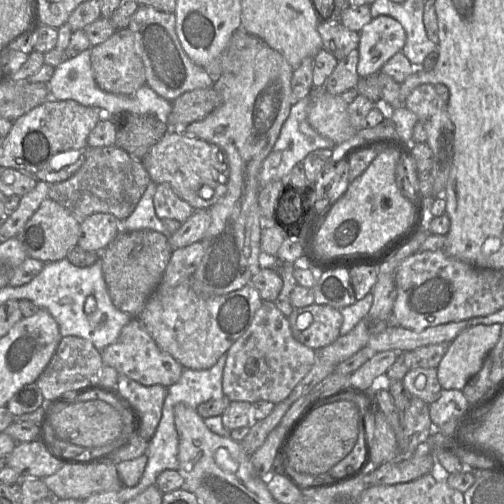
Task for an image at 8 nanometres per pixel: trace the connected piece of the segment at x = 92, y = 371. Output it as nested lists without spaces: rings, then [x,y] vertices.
[[[62,337],[50,362],[36,380],[45,401],[56,396],[85,389],[100,383],[100,372],[103,363],[101,351],[91,341],[77,337]]]

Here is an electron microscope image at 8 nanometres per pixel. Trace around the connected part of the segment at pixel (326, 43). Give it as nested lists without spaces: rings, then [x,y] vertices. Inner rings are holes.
[[[340,21],[319,22],[317,31],[322,39],[323,49],[337,60],[358,49],[360,34],[345,27]]]

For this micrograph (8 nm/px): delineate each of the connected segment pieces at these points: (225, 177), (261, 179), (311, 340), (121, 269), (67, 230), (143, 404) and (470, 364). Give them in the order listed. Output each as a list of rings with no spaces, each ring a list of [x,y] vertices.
[[[169,130],[144,156],[142,163],[151,181],[168,184],[173,191],[195,210],[209,209],[221,200],[227,192],[230,174],[229,161],[226,153],[215,144],[208,143],[195,136],[189,136],[182,130]]]
[[[305,97],[291,106],[289,116],[281,128],[277,141],[262,163],[258,175],[259,190],[271,181],[286,180],[292,168],[297,163],[302,162],[310,152],[318,149],[334,148],[335,143],[333,141],[322,137],[309,124],[307,120],[309,104],[310,98]]]
[[[316,303],[294,308],[288,320],[294,338],[315,351],[333,343],[343,324],[340,310]]]
[[[149,229],[120,231],[100,253],[103,276],[114,306],[131,317],[138,317],[159,287],[171,252],[169,239],[160,232]]]
[[[47,197],[16,237],[28,257],[44,263],[54,262],[66,258],[68,253],[78,245],[80,225],[81,223],[66,208]]]
[[[119,374],[116,387],[119,393],[130,401],[135,410],[137,434],[150,441],[161,419],[167,387],[145,386],[122,374]]]
[[[502,324],[468,326],[453,341],[437,367],[442,389],[463,390],[497,344]]]

